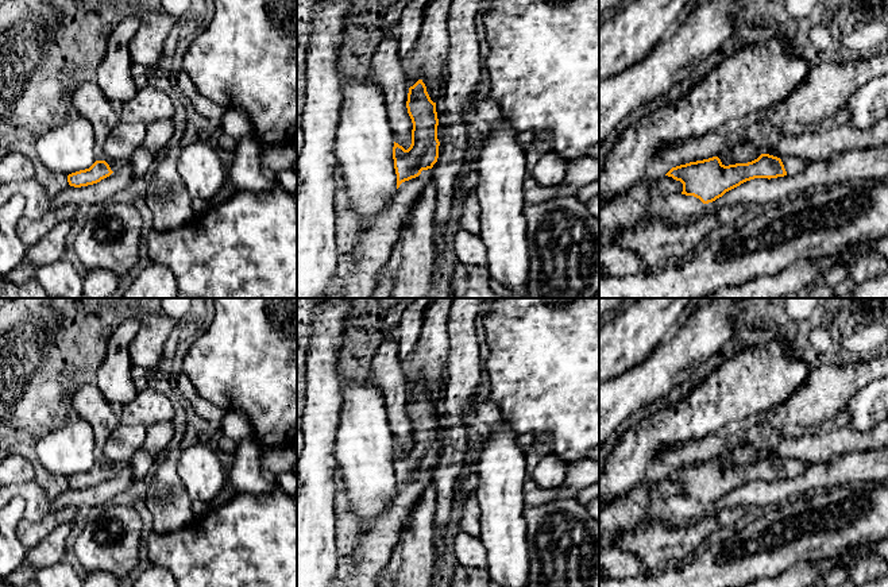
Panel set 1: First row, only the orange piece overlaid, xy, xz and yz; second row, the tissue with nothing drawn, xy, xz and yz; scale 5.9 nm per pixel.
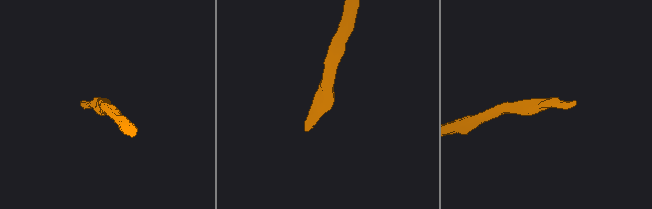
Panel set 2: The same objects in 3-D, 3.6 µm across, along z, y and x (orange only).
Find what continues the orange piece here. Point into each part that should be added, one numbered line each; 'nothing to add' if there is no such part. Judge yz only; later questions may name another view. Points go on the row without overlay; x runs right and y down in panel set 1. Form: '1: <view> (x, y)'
1: yz (792, 467)

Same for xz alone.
1: xz (373, 553)

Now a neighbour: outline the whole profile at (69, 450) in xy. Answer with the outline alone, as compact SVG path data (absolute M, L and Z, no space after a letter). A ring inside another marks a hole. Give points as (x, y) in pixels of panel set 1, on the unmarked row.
M78 417L43 436L35 447L42 466L66 478L89 471L100 457L90 424Z

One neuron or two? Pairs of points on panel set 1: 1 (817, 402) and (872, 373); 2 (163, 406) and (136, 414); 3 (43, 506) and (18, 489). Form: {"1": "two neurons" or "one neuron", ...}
{"1": "one neuron", "2": "one neuron", "3": "one neuron"}

